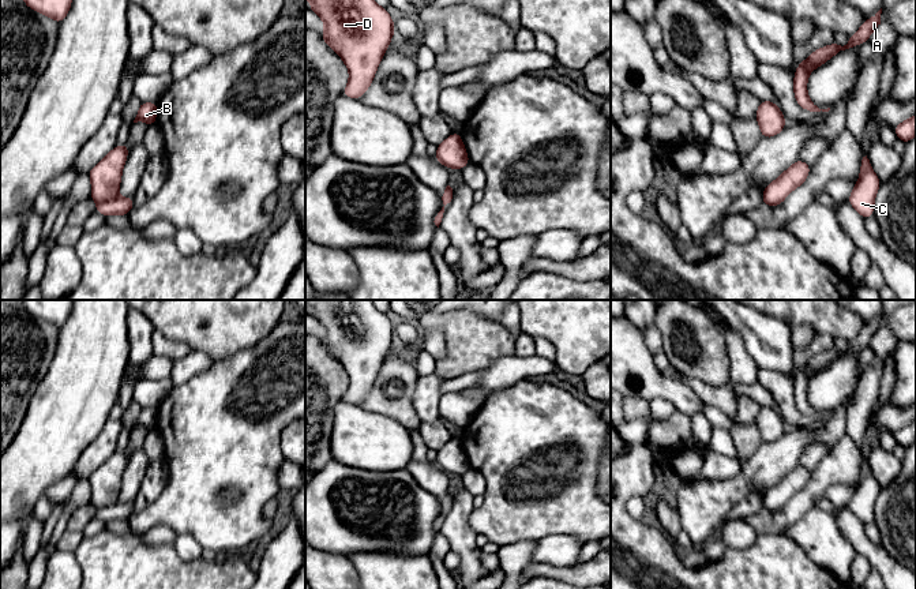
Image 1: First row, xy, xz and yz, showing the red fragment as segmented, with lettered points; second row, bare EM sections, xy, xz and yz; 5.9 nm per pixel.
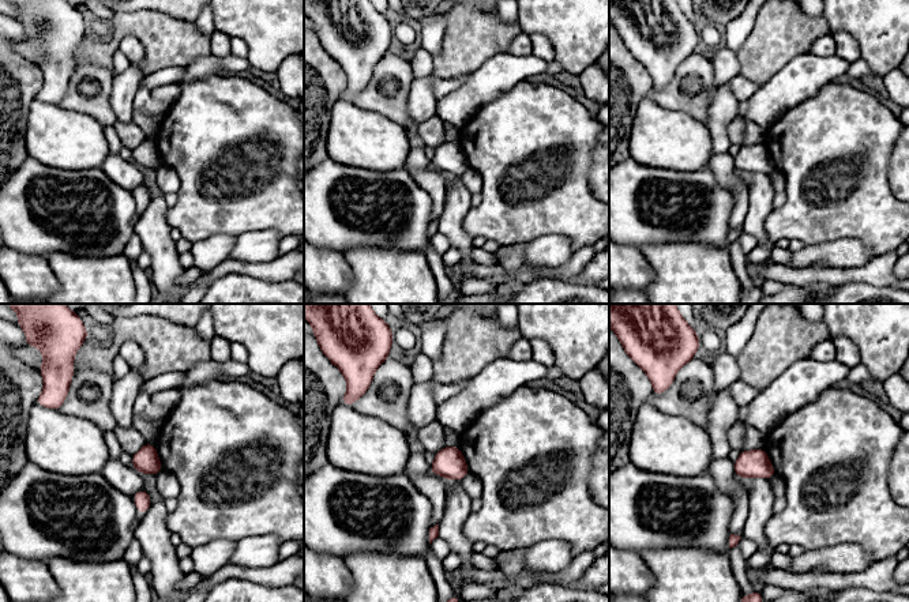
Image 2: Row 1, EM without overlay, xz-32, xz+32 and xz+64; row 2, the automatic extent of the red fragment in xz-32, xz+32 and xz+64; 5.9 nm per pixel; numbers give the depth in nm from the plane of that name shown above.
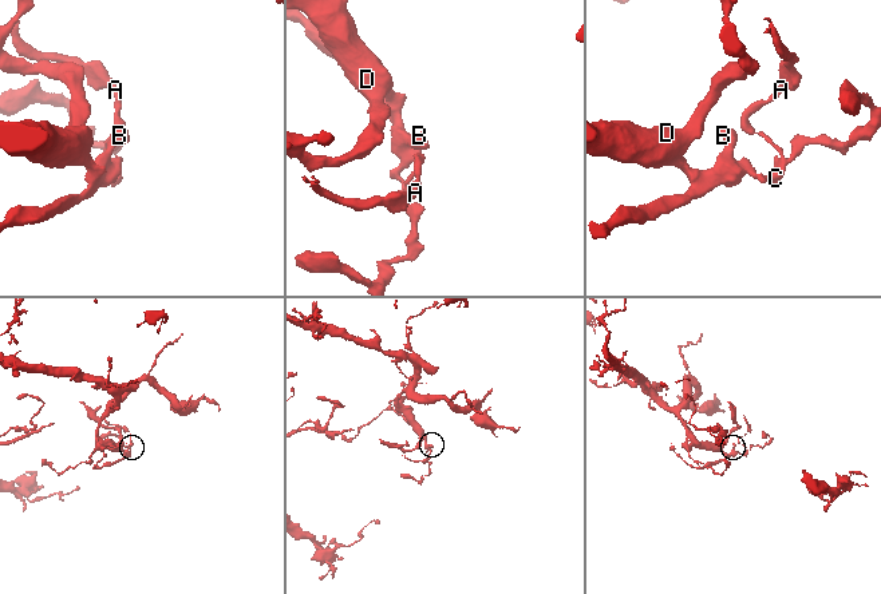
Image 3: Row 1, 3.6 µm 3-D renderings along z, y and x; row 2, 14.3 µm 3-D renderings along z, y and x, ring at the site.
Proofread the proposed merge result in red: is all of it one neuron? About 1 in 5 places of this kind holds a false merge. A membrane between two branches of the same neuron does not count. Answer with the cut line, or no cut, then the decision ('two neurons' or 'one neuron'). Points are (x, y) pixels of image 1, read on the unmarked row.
cut none; one neuron

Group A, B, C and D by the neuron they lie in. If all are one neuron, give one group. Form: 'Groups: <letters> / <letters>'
Groups: A B C D

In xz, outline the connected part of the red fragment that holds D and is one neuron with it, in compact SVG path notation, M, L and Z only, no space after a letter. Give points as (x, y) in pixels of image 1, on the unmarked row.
M305 300L309 315L324 327L322 345L342 364L349 376L349 387L342 401L360 405L371 391L382 363L395 338L394 326L371 300Z

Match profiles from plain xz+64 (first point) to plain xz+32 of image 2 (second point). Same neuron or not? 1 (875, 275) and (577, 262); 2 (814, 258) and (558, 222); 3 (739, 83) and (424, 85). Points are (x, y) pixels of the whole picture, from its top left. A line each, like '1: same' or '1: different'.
1: same
2: different
3: different

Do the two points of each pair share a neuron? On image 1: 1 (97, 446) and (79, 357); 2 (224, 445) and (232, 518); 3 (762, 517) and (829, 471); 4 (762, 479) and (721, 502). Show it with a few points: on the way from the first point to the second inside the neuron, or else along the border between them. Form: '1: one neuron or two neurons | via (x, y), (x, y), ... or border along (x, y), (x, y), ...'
1: two neurons | border along (108, 419), (102, 430), (75, 462)
2: one neuron | via (224, 462), (224, 475), (235, 486), (228, 501)
3: one neuron | via (780, 517), (785, 517), (814, 488)
4: one neuron | via (753, 479), (731, 492)

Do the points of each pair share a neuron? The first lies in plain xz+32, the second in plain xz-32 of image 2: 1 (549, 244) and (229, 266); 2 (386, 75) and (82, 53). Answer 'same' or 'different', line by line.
1: different
2: different

